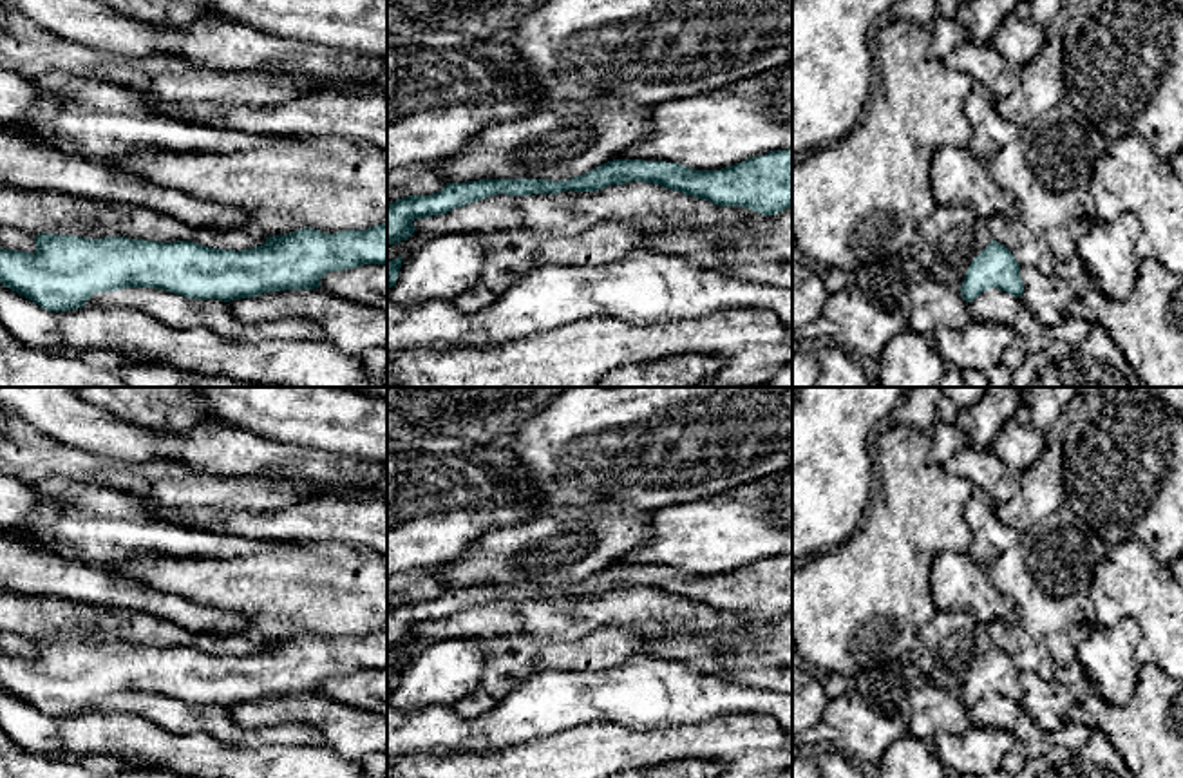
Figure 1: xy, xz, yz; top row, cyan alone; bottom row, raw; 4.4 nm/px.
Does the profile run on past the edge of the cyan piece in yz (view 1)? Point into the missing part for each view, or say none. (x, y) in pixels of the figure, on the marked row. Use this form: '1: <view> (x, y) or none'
1: none

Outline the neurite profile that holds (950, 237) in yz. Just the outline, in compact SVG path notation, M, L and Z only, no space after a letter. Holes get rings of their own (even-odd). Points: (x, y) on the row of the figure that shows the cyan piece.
M935 206L919 224L910 255L939 284L961 288L968 266L991 241L988 219L962 206Z

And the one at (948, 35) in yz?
M939 16L932 27L932 34L930 54L939 60L944 60L970 42L964 27L955 18Z

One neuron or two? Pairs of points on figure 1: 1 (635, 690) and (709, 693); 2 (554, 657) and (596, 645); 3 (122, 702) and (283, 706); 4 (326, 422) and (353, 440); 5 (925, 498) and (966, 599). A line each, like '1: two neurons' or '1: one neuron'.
1: one neuron
2: one neuron
3: two neurons
4: one neuron
5: two neurons

